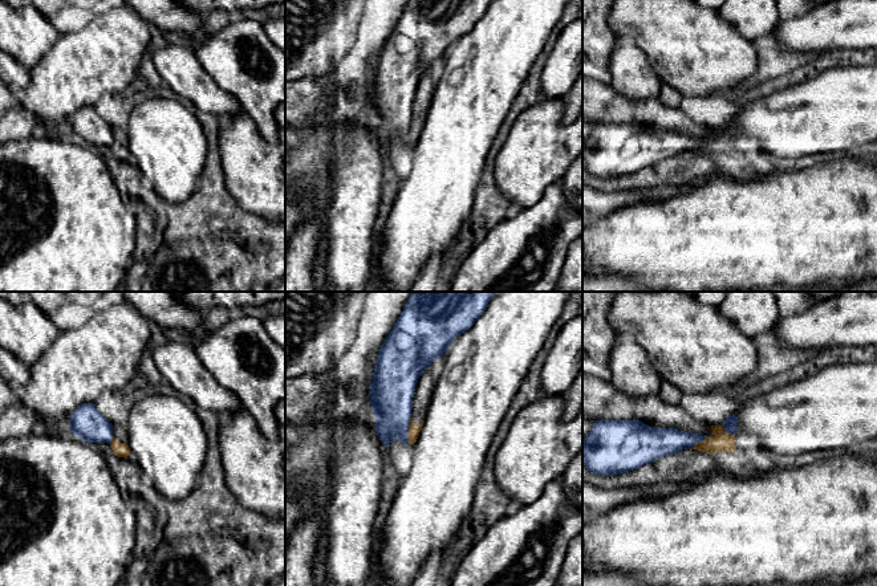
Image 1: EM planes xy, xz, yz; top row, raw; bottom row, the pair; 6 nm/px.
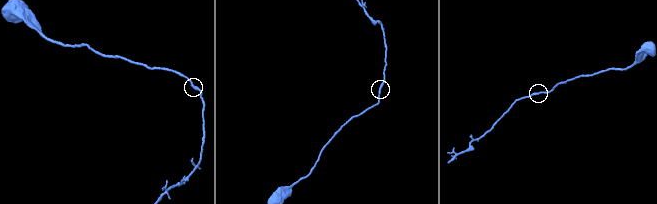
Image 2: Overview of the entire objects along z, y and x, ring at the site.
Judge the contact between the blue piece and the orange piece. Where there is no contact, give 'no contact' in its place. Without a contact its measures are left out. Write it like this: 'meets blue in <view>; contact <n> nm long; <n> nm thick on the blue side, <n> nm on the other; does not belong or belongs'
meets blue in xz; contact 130 nm long; 260 nm thick on the blue side, 70 nm on the other; does not belong

